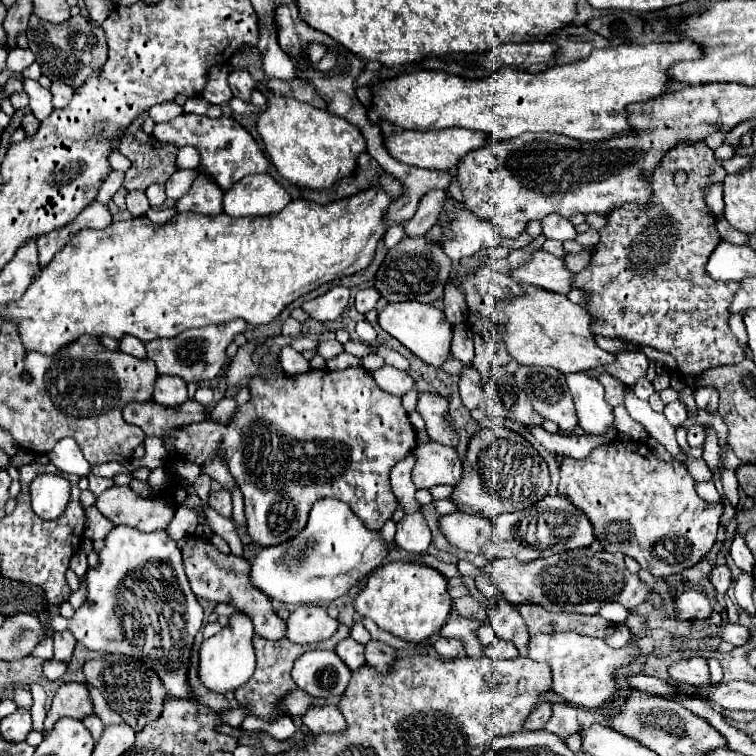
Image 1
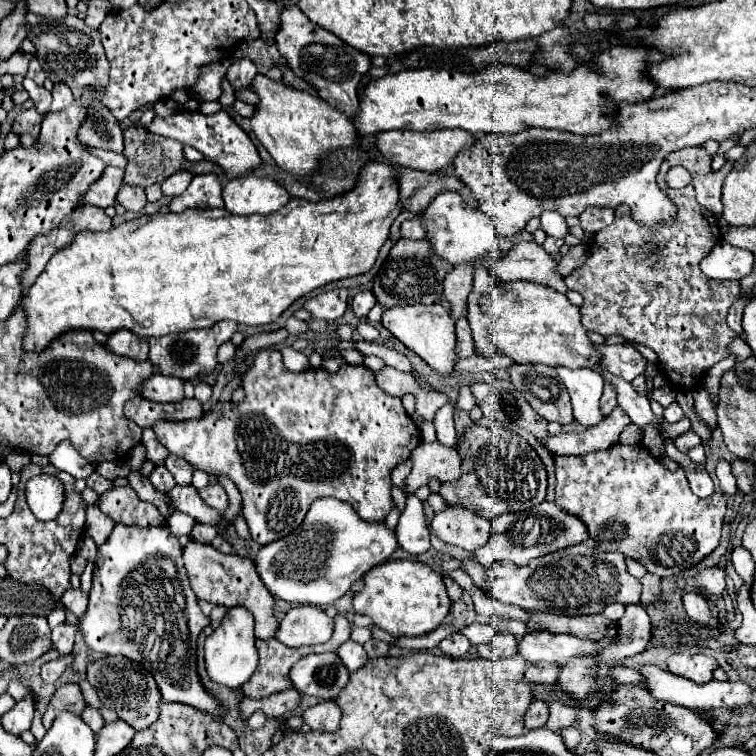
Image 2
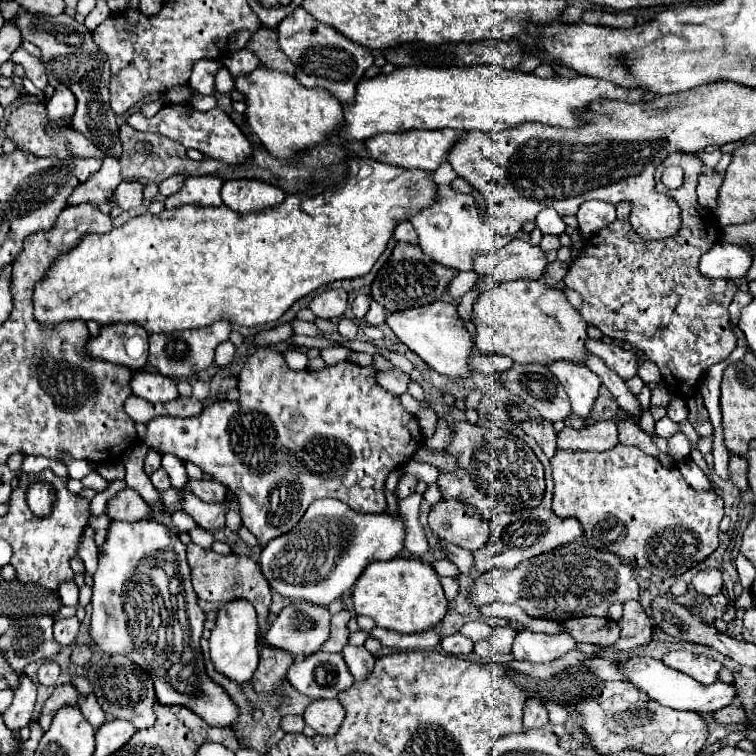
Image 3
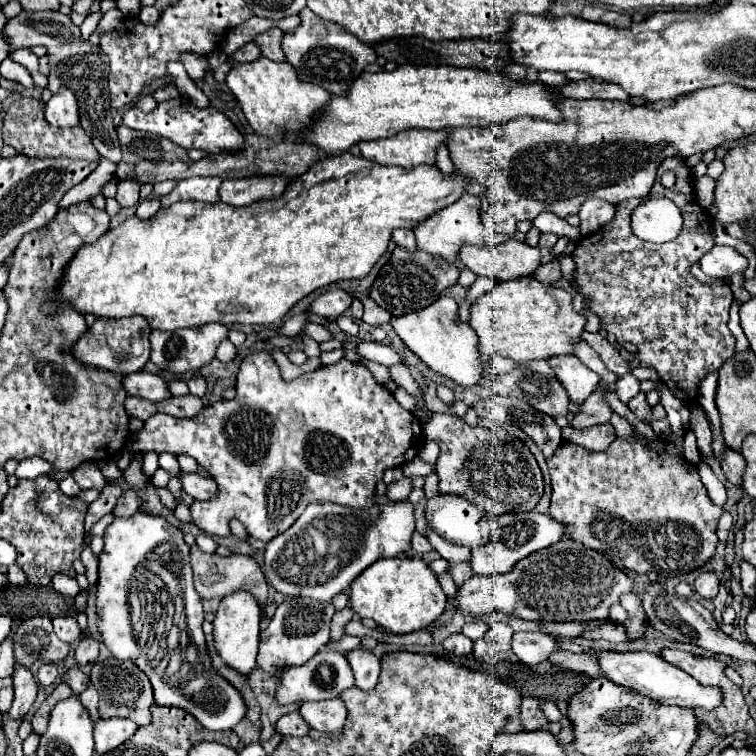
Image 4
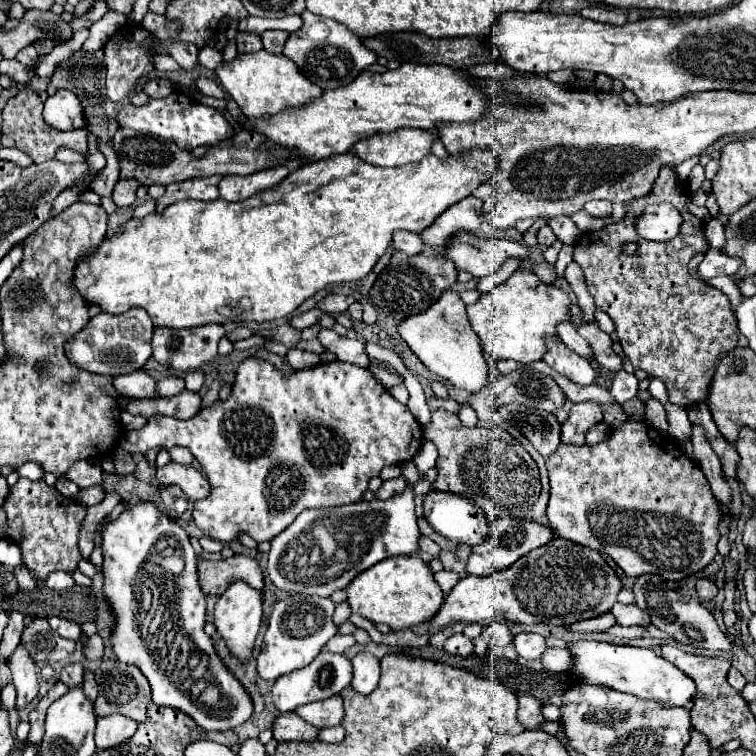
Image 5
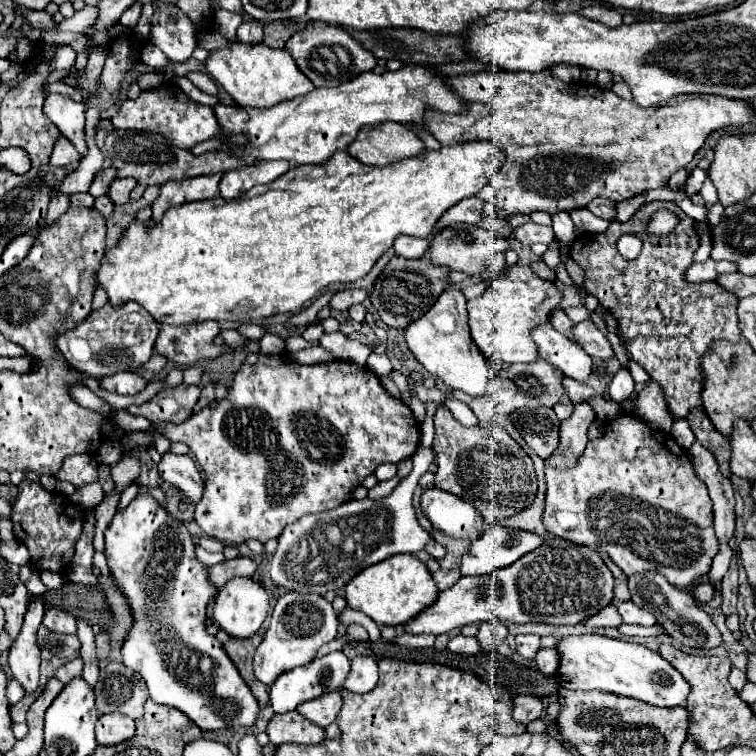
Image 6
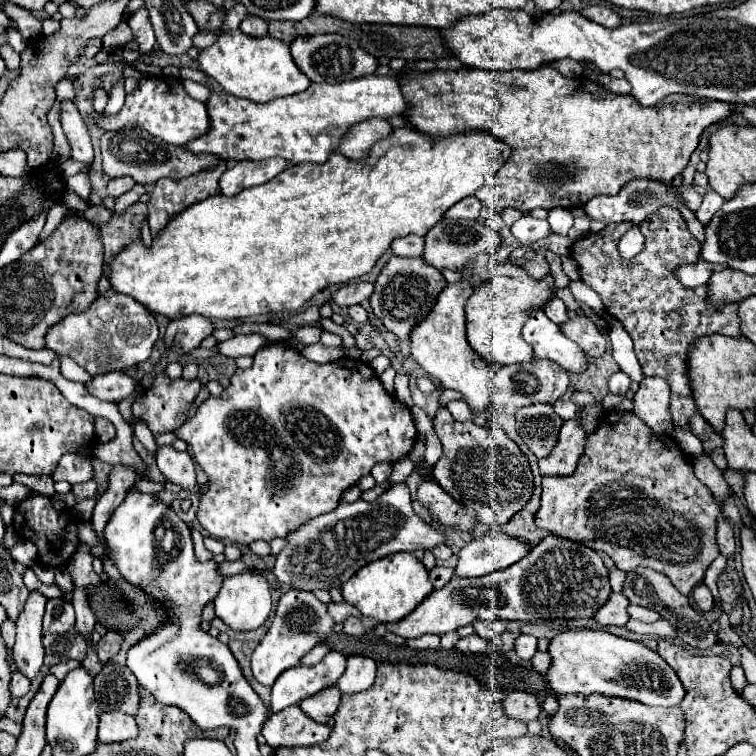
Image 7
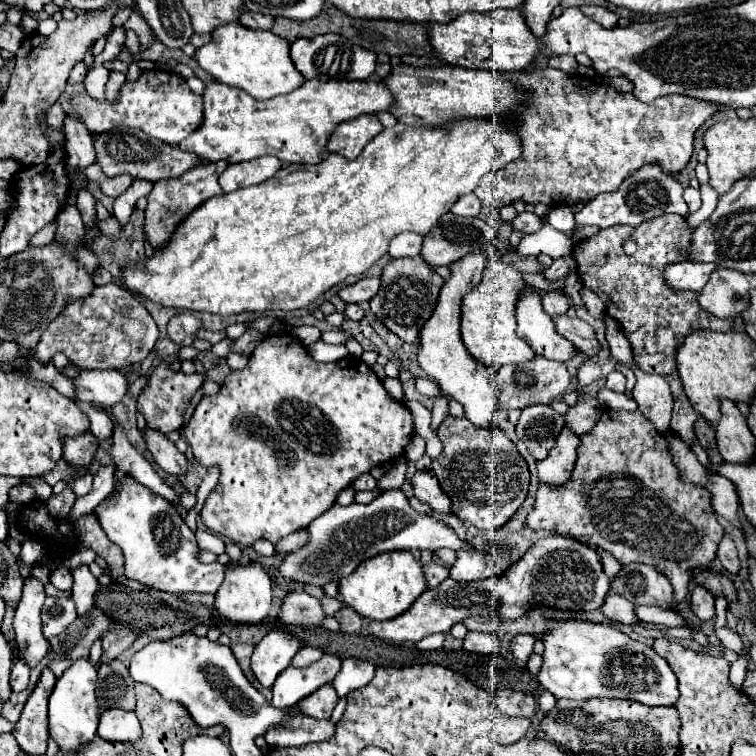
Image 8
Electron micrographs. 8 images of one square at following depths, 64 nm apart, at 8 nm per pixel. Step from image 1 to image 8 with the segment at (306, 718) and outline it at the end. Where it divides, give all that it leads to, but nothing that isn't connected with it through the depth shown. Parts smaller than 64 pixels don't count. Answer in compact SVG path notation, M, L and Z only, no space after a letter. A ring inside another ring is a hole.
M324 684L312 696L306 696L304 700L300 700L298 710L304 716L322 720L322 718L330 718L332 716L332 710L334 710L336 702L338 702L338 694L332 688L332 684Z

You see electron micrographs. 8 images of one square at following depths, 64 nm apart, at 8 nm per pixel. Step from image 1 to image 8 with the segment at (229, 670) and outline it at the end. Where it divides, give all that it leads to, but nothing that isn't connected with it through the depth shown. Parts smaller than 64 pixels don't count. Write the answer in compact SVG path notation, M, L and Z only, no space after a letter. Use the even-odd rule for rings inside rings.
M260 562L230 564L226 568L224 582L216 592L216 612L230 622L262 622L270 612L272 580Z

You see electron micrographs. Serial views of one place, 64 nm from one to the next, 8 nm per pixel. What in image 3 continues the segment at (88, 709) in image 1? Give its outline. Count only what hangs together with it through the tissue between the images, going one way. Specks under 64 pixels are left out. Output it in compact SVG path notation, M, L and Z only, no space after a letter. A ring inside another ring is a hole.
M72 684L56 686L54 694L44 702L42 712L40 712L38 720L36 720L44 732L48 730L48 726L50 726L52 716L56 714L56 710L62 708L62 706L66 706L66 704L78 704L78 692L76 692L76 688Z

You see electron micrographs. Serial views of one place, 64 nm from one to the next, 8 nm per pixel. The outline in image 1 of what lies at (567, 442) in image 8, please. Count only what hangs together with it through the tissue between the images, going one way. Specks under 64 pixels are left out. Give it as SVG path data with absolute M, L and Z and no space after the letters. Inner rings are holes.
M602 372L602 374L594 374L606 388L606 402L612 404L612 406L618 406L620 404L620 396L624 392L624 384L620 380L616 380L614 376Z

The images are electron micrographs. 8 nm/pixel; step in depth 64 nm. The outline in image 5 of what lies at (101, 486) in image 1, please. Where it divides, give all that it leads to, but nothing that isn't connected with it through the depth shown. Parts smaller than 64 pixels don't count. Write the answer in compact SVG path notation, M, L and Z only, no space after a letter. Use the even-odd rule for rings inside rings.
M98 458L78 460L76 464L70 466L70 470L64 474L64 478L72 480L72 482L78 484L80 488L88 488L88 486L94 486L94 484L102 484L100 460L98 460Z

